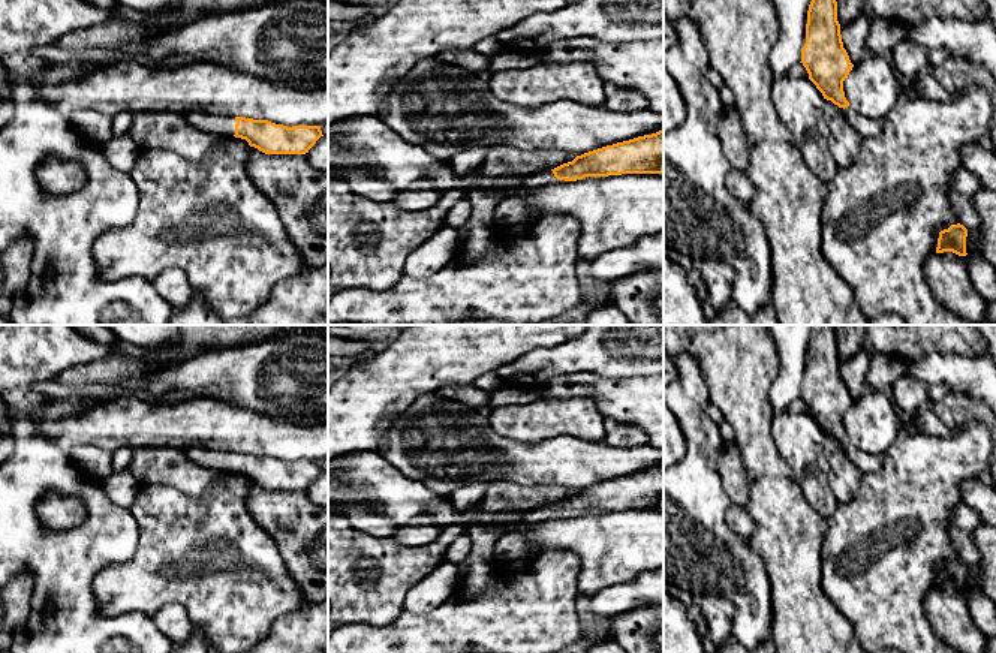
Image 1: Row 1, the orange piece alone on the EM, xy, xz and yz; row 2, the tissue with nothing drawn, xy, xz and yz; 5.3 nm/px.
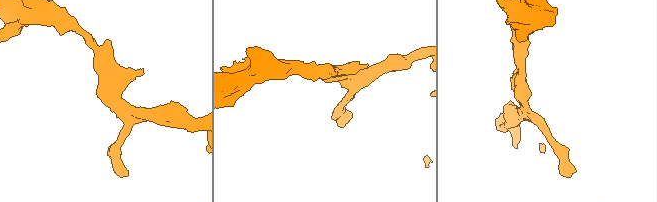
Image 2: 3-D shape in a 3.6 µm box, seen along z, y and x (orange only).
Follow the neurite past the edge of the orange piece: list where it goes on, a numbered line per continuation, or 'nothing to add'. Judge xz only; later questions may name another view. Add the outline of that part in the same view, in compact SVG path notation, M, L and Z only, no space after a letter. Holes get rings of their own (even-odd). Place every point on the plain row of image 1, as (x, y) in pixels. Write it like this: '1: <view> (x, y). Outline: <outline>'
1: xz (547, 512). Outline: M544 506L529 514L529 523L533 524L538 521L548 521L557 517L565 517L565 515L557 515L553 506Z

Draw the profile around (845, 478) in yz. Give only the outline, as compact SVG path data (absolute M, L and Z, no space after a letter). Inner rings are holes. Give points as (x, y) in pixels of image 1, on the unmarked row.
M825 434L822 446L831 467L830 488L840 503L848 503L858 493L863 472L846 457L843 443Z

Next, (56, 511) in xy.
M48 491L36 503L36 514L43 526L52 530L72 529L81 524L87 515L78 494L60 494Z

